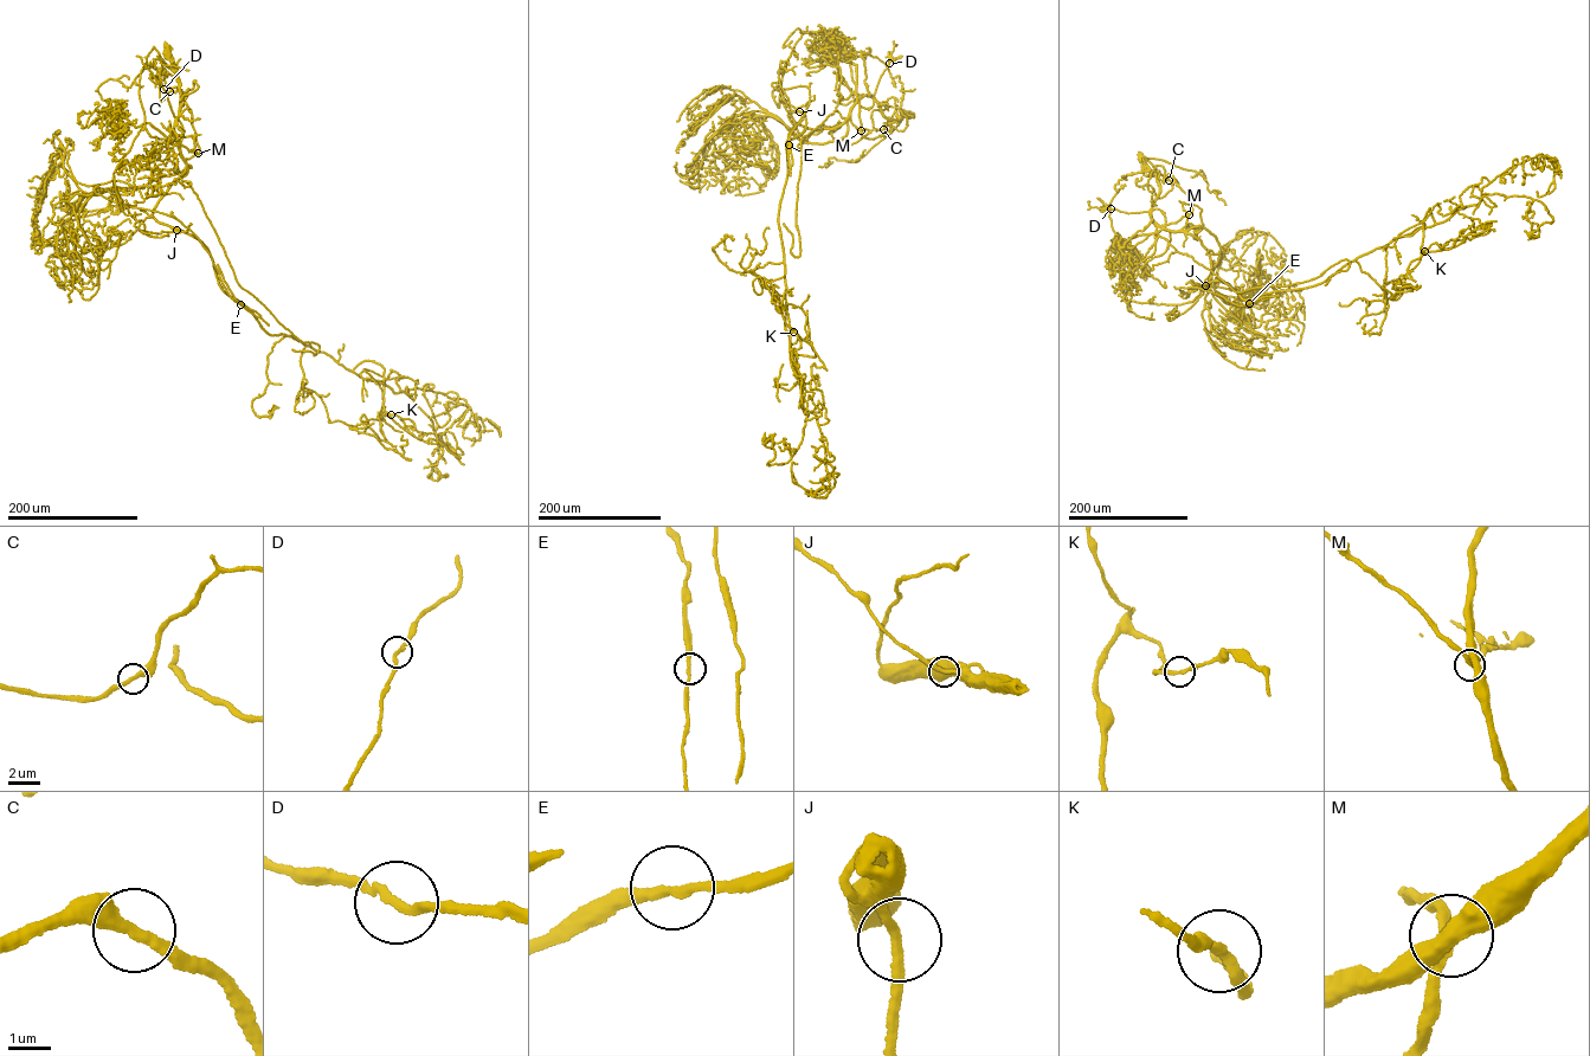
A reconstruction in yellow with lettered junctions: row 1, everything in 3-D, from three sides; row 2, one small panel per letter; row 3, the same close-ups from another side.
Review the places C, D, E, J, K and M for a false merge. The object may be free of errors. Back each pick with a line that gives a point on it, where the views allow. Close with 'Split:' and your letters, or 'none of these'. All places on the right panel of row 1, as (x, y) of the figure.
Split: none of these

